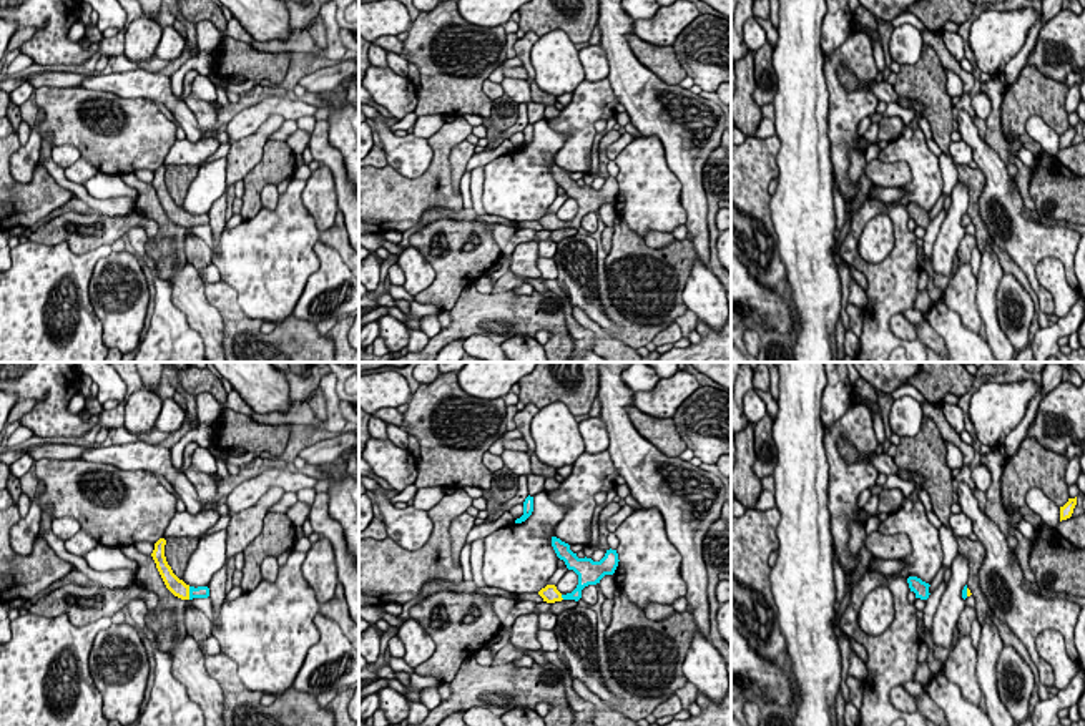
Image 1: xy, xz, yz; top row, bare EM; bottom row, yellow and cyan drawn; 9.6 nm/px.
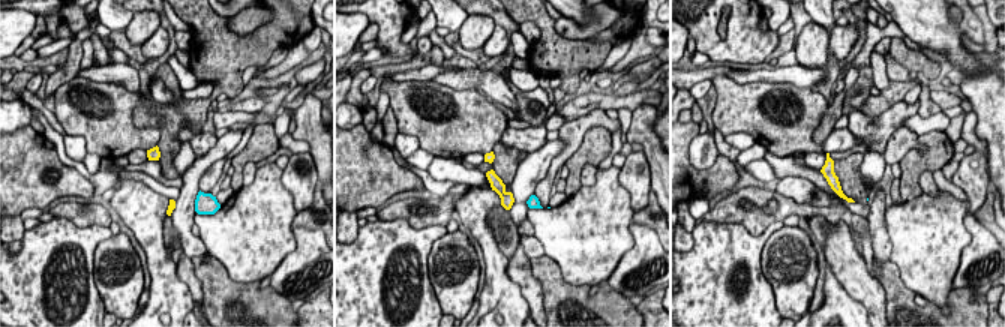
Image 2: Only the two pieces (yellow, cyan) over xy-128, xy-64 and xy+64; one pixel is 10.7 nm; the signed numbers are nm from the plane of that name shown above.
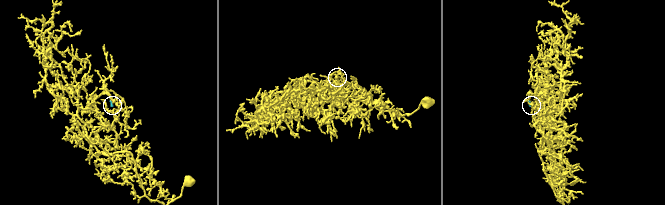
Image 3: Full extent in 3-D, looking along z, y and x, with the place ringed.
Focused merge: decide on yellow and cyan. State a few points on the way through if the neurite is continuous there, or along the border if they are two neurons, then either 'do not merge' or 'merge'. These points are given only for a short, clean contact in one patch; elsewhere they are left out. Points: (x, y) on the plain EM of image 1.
across xy (173, 211), (188, 221), (201, 220) | merge

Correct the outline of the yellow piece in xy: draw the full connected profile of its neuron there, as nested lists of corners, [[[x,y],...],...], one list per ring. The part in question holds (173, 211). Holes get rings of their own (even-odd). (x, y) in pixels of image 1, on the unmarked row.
[[[160,166],[155,171],[155,178],[153,178],[151,184],[156,191],[156,196],[160,199],[166,216],[181,228],[208,226],[209,224],[208,214],[198,214],[198,216],[189,214],[173,201],[171,194],[166,189],[166,184],[164,184],[164,173],[166,173],[166,168]]]

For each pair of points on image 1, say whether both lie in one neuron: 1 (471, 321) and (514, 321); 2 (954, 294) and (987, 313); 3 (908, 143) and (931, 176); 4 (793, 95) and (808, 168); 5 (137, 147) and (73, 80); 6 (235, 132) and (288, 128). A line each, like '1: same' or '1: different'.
1: same
2: different
3: same
4: same
5: different
6: different

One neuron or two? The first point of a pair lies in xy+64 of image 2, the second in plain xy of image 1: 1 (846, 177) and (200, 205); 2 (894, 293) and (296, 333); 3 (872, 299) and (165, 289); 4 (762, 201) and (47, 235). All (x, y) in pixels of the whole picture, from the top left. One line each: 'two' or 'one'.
1: two
2: one
3: two
4: one

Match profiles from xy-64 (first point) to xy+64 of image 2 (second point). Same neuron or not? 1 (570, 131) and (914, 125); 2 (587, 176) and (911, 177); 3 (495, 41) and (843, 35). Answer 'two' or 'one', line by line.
1: two
2: two
3: one

